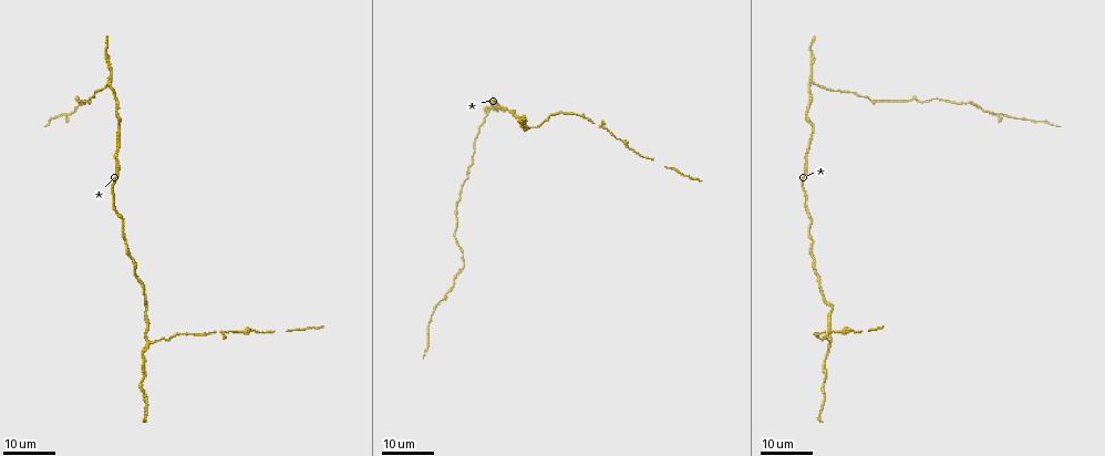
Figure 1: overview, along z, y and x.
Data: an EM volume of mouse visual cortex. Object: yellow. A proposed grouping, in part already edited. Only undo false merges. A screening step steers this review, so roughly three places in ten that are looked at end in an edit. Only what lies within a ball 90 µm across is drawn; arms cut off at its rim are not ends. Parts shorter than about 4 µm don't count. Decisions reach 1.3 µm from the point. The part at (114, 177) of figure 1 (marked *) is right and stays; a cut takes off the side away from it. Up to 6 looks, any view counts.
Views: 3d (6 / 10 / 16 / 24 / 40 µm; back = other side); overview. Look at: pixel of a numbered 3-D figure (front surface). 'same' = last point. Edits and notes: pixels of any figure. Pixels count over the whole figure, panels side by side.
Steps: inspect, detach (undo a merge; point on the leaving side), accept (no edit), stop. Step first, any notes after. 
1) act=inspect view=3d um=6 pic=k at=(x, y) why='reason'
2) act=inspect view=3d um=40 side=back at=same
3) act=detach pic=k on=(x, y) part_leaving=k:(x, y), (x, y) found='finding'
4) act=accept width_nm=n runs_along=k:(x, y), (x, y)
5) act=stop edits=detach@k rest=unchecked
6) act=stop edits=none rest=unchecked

act=inspect view=3d um=16 pic=1 at=(529, 130) why='three arms meet'

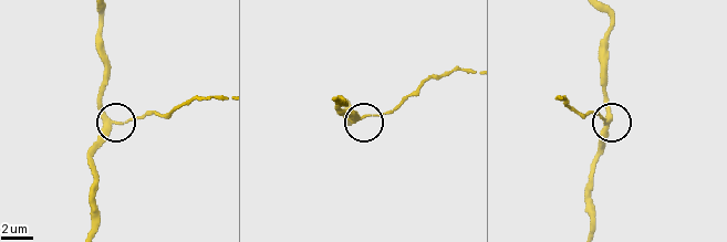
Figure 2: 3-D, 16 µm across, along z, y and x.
act=inspect view=3d um=6 pic=2 at=(606, 124)

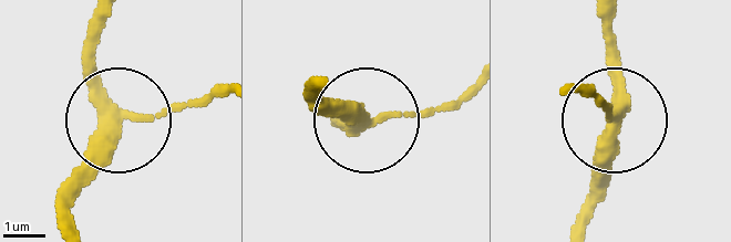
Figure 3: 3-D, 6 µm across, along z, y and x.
act=accept side_arm_um=17 runs_along=3:(606, 18), (616, 145), (598, 193) found='one neuron here'

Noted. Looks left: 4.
act=inspect view=3d um=24 pic=1 at=(112, 81) why='branch point'

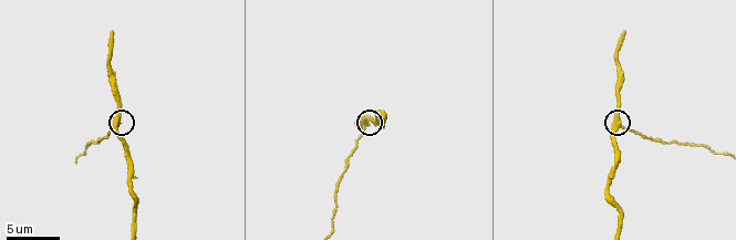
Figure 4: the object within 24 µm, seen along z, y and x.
act=inspect view=3d um=6 pic=4 at=(366, 123)

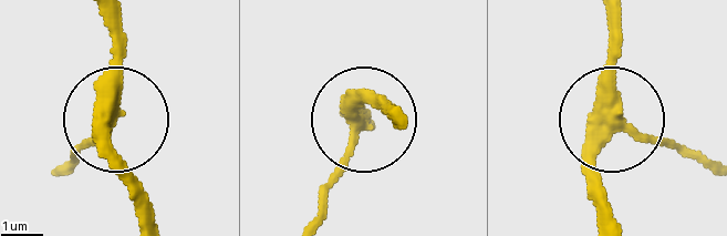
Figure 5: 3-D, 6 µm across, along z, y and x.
act=accept arms=3 runs_along=5:(144, 223), (141, 180), (112, 137), (112, 14) found='all the same neuron'

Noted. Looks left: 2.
act=inspect view=3d um=16 pic=1 at=(997, 116) why='three arms meet'

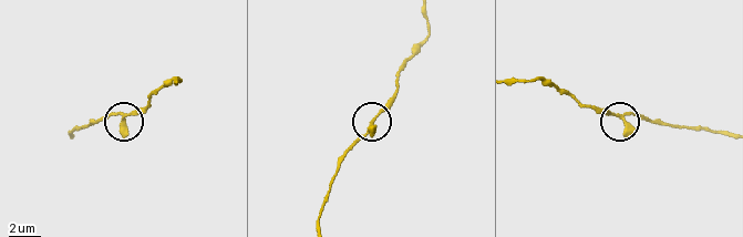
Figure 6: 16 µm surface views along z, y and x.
act=inspect view=3d um=6 pic=6 at=(128, 114)

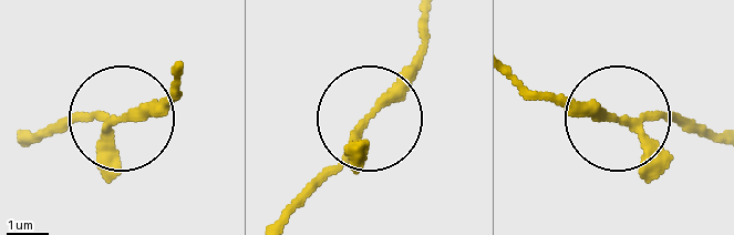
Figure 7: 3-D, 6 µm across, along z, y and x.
act=accept runs_along=7:(185, 69), (167, 98), (114, 122), (51, 122) found='continuous, no second neuron'

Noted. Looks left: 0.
act=stop edits=none rest=unchecked

